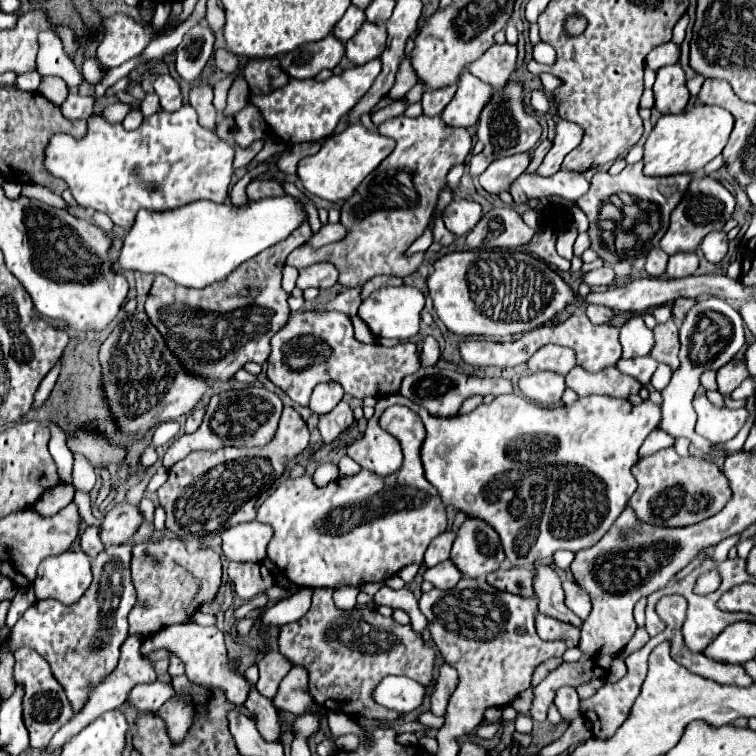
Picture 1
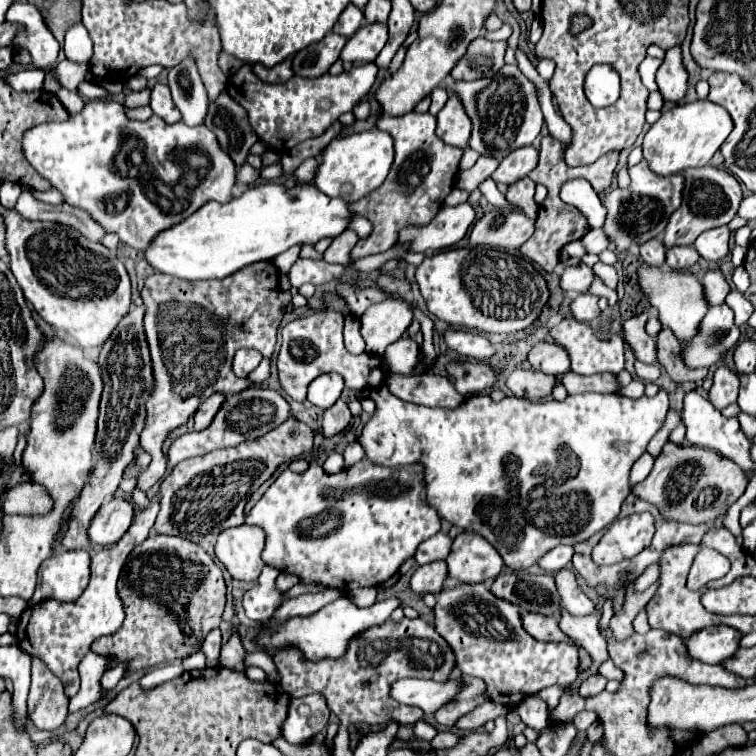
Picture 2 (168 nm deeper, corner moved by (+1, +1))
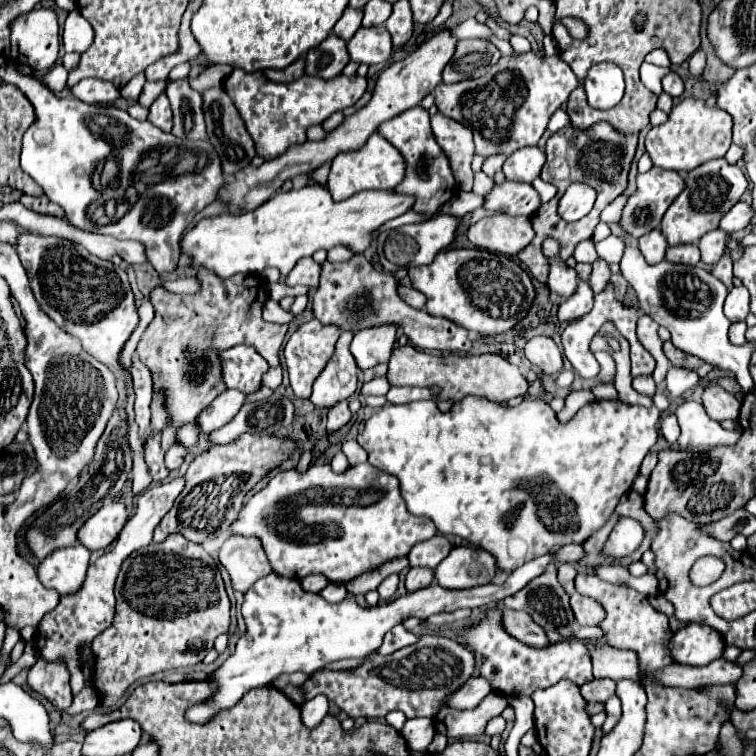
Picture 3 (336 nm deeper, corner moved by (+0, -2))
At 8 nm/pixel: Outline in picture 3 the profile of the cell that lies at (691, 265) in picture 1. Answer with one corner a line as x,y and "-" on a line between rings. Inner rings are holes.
695,244
689,246
671,246
667,248
667,256
669,262
673,264
689,264
695,266
699,262
699,248

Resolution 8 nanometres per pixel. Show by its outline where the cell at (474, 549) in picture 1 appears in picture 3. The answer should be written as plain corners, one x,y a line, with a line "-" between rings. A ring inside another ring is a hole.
457,546
435,568
435,580
443,588
473,588
491,584
495,572
497,562
493,554
473,546

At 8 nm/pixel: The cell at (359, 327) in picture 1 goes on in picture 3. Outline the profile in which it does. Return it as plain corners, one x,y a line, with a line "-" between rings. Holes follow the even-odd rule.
341,332
335,356
329,360
329,366
325,366
313,384
311,402
315,406
331,408
341,400
347,400
357,390
357,362
349,350
351,340
353,332

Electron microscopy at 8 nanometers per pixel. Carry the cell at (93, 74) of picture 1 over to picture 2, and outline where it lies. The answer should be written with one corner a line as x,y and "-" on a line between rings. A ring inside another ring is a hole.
82,23
72,25
64,37
64,53
68,59
88,63
92,57
92,39

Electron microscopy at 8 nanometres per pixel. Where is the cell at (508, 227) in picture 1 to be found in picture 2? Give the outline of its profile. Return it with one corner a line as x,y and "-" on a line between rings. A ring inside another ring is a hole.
494,209
478,219
470,233
472,245
518,249
534,233
534,221
520,211

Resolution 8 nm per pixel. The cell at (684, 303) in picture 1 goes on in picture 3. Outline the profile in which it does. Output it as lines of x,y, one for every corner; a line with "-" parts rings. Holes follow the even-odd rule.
725,254
711,270
713,276
717,276
717,280
721,280
725,286
729,286
729,290
733,288
733,262
731,262
731,256

